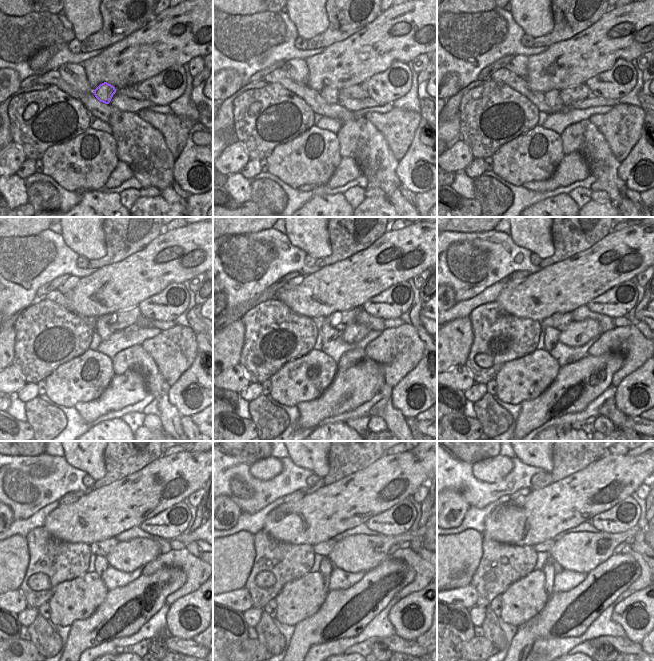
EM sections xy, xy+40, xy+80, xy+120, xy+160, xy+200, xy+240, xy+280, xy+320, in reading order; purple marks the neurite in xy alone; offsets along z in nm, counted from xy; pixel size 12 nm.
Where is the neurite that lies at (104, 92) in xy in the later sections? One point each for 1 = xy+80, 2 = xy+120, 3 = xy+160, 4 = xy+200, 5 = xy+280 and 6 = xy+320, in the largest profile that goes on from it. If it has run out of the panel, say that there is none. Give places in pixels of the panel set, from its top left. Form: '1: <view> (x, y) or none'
1: xy+80 (552, 98)
2: xy+120 (103, 326)
3: xy+160 (329, 333)
4: xy+200 (551, 335)
5: xy+280 (325, 568)
6: xy+320 (548, 570)

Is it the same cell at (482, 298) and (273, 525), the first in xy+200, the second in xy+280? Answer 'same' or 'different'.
different

